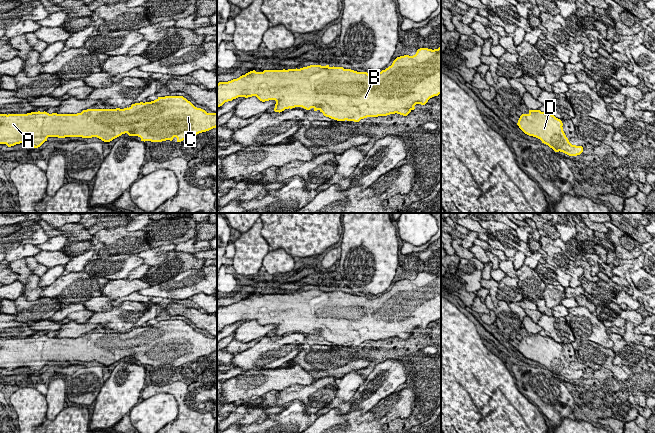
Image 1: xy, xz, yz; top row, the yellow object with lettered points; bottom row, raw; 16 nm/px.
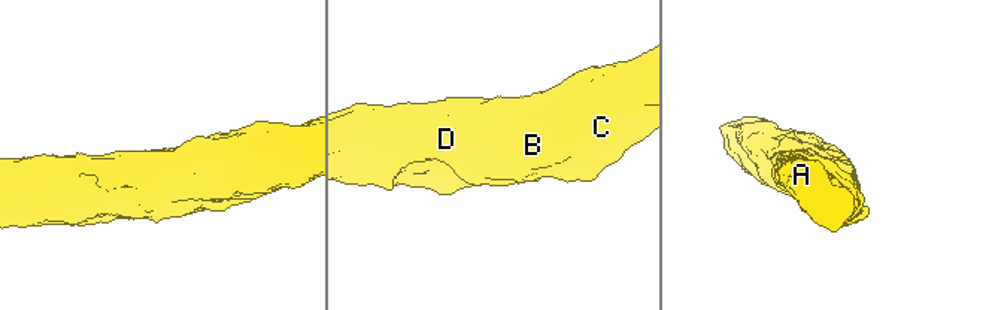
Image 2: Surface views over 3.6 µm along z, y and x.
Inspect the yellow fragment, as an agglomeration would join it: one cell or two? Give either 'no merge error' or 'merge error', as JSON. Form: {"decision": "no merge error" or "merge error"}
{"decision": "no merge error"}

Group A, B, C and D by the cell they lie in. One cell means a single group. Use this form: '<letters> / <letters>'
A B C D

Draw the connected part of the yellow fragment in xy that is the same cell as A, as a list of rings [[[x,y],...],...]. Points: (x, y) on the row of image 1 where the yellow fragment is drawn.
[[[165,96],[151,102],[135,103],[124,109],[87,109],[77,114],[49,114],[45,111],[0,114],[0,144],[11,147],[26,143],[38,148],[48,137],[97,137],[104,142],[110,142],[125,133],[138,136],[144,142],[172,141],[174,137],[177,138],[177,142],[181,142],[216,127],[217,113],[207,113],[195,107],[183,96]]]

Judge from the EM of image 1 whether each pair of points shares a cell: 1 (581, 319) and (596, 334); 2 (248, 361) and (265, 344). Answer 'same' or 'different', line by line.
1: same
2: same

